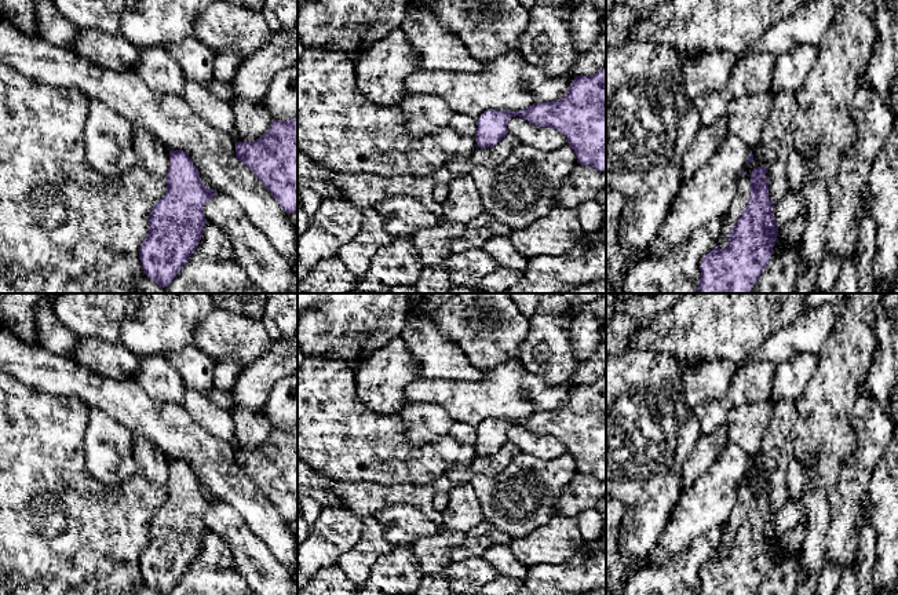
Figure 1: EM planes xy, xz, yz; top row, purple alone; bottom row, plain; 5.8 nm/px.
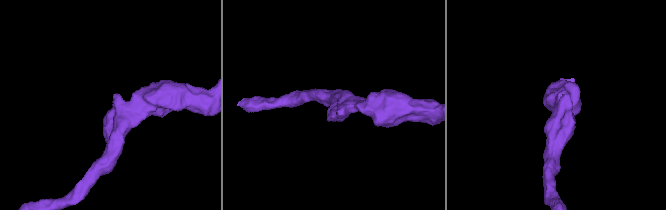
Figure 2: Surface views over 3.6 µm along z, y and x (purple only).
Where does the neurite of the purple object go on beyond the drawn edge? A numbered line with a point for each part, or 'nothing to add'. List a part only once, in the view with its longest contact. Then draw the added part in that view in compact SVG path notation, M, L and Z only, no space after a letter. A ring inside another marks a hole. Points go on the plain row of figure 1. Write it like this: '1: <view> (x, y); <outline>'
nothing to add

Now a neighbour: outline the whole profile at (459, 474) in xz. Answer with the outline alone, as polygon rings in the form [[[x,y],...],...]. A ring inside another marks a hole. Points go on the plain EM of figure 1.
[[[507,442],[493,456],[477,456],[470,466],[455,464],[446,475],[453,486],[470,482],[477,474],[493,475],[500,472],[515,456],[521,453],[519,448]]]

